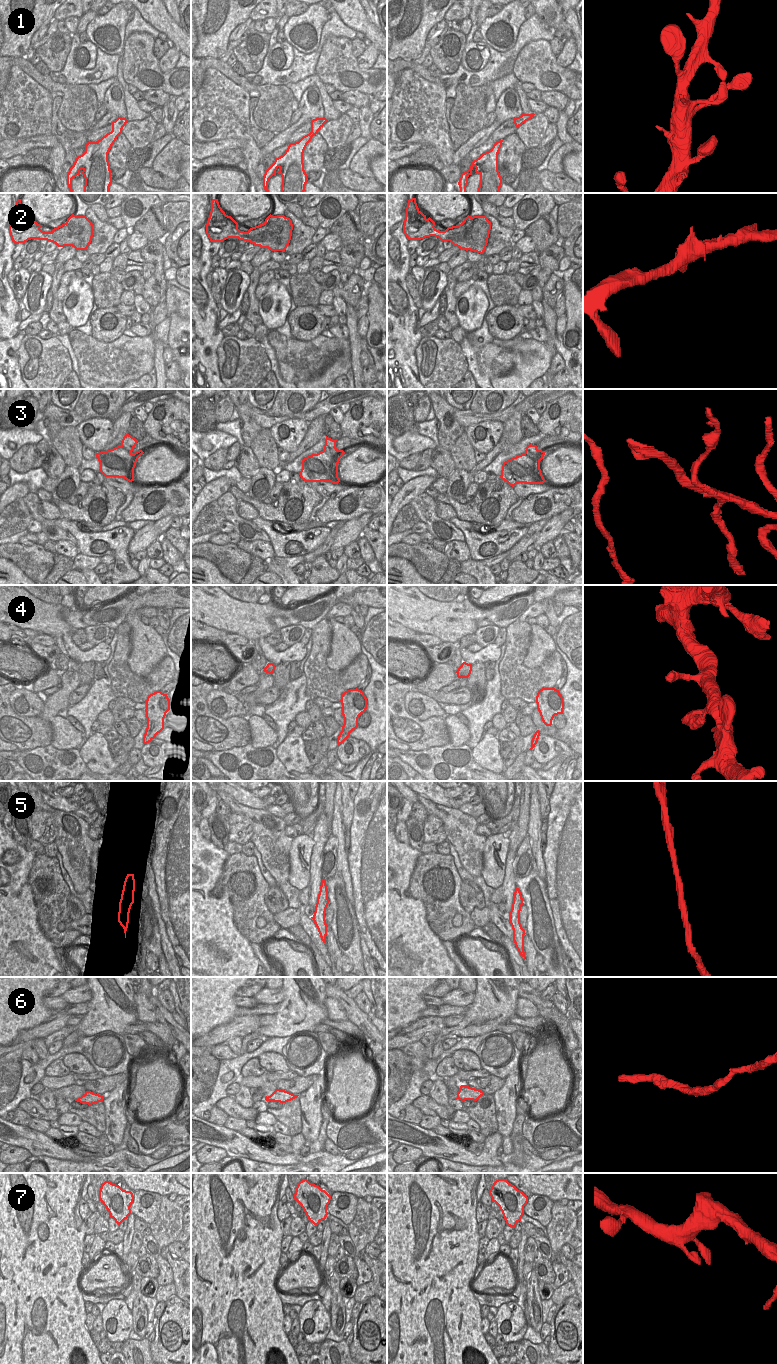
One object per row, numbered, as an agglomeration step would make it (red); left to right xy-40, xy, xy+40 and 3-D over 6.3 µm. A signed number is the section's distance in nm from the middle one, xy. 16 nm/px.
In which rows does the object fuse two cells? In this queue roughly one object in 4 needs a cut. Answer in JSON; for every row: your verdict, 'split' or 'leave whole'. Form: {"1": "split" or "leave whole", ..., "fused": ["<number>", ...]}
{"1": "leave whole", "2": "leave whole", "3": "split", "4": "leave whole", "5": "split", "6": "leave whole", "7": "leave whole", "fused": ["3", "5"]}

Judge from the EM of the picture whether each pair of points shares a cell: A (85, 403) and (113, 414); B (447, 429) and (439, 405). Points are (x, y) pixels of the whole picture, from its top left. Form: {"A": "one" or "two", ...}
{"A": "one", "B": "one"}

